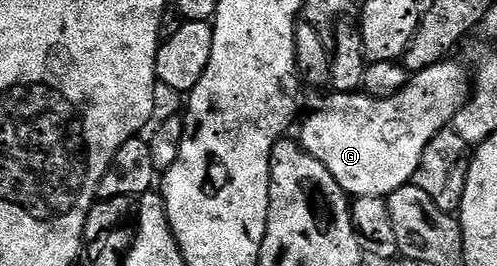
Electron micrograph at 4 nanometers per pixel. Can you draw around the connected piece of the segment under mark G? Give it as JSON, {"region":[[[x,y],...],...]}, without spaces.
{"region":[[[444,61],[426,67],[424,71],[414,72],[407,86],[388,99],[373,99],[366,93],[335,93],[332,99],[323,103],[320,111],[315,111],[303,123],[303,132],[297,135],[298,142],[341,185],[351,197],[386,197],[397,189],[408,186],[414,180],[415,170],[421,161],[421,153],[425,153],[425,145],[439,131],[446,131],[452,126],[455,114],[467,104],[467,97],[473,86],[469,71],[459,63]]]}

